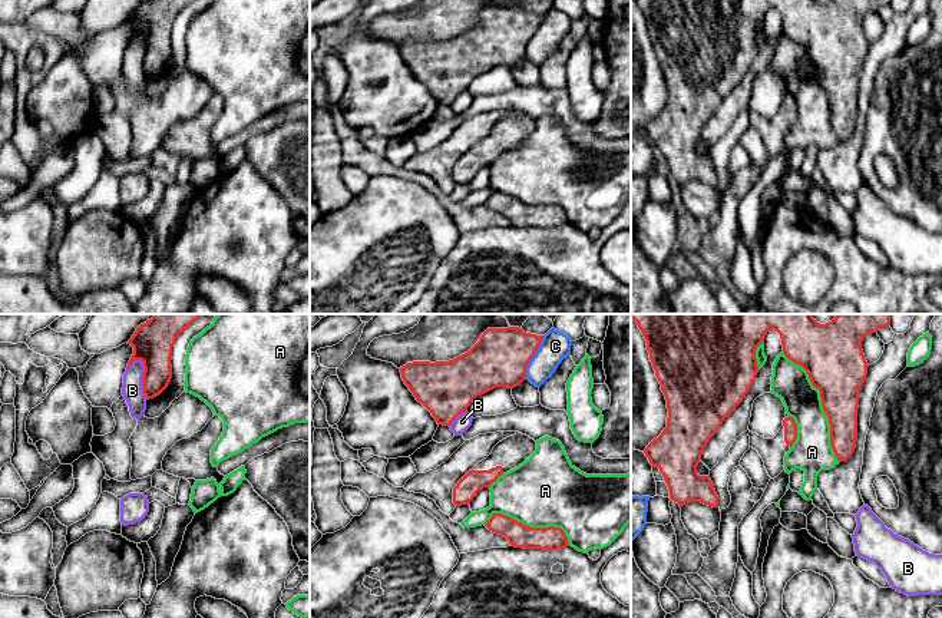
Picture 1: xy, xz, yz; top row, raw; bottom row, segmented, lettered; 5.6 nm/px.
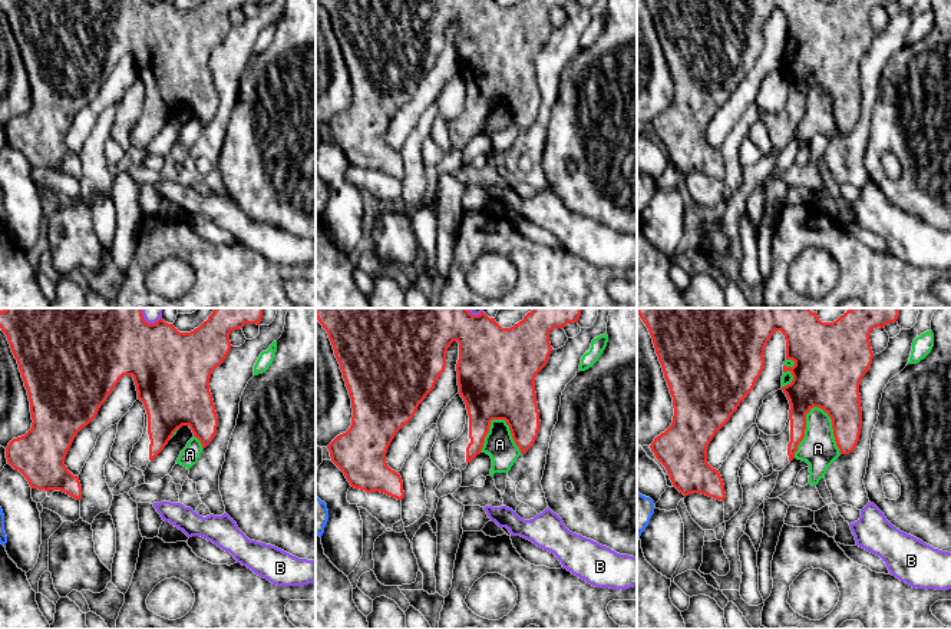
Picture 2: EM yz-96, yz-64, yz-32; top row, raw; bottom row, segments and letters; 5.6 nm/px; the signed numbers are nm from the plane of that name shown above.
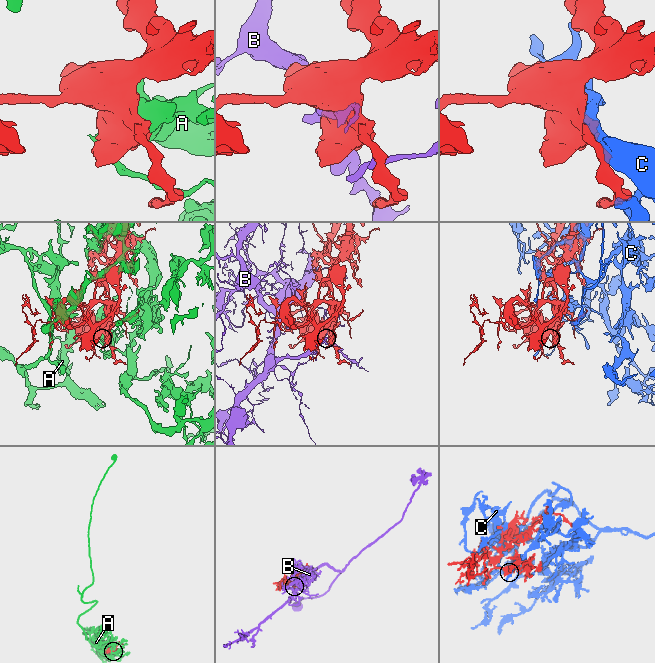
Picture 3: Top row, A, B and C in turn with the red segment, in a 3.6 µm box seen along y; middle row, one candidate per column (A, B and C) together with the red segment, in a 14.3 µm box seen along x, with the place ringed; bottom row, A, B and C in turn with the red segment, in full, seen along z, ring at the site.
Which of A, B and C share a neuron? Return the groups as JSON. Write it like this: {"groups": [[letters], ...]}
{"groups": [["A"], ["B"], ["C"]]}

